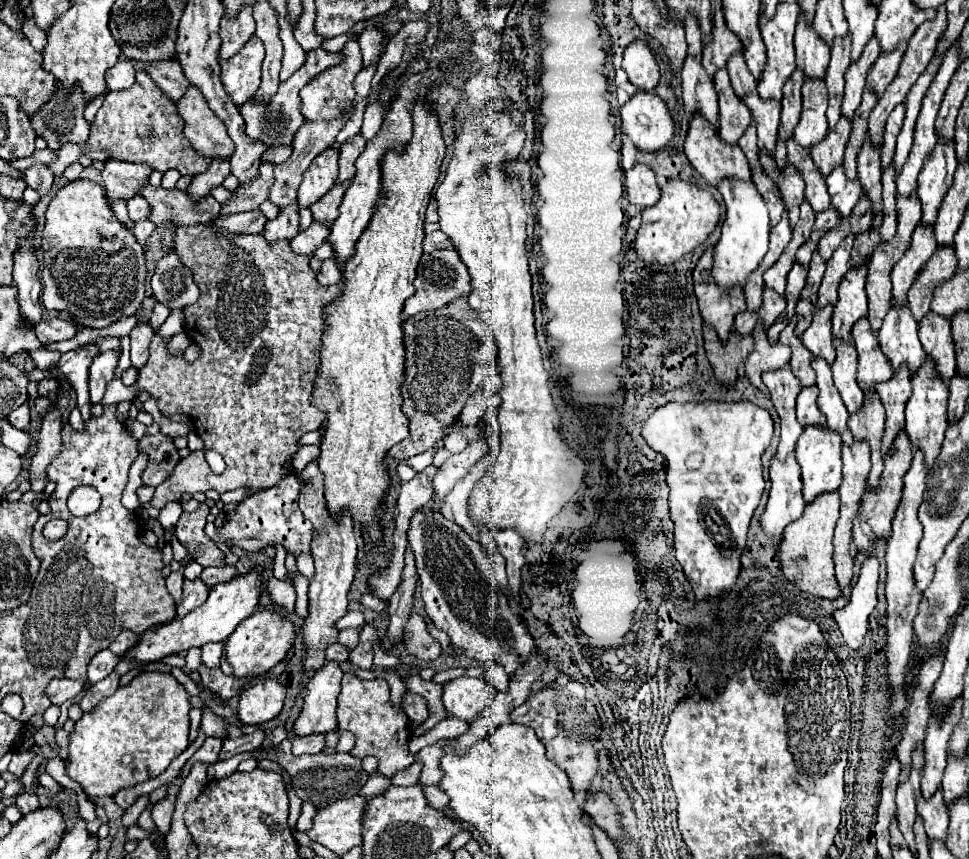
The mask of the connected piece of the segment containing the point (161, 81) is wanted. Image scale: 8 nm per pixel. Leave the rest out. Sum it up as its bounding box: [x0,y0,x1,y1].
[136,60,190,102]

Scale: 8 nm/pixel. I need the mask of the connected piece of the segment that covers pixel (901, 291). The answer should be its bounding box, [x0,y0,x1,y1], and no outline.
[890,224,936,306]

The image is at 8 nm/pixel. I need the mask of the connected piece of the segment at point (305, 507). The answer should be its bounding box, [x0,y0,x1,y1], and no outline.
[300,462,356,670]

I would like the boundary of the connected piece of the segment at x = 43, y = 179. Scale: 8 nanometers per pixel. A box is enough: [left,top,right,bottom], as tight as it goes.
[24,164,54,196]

